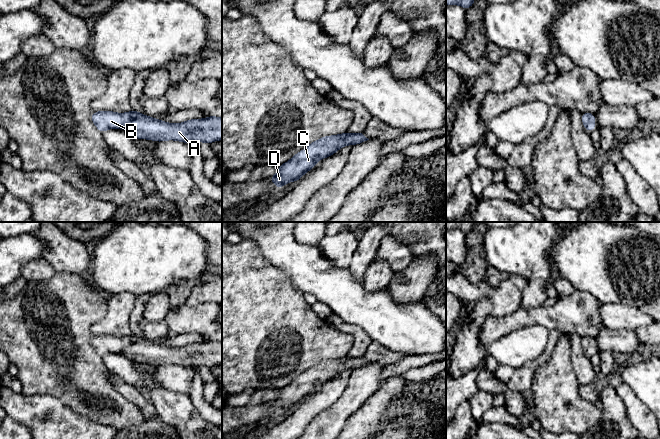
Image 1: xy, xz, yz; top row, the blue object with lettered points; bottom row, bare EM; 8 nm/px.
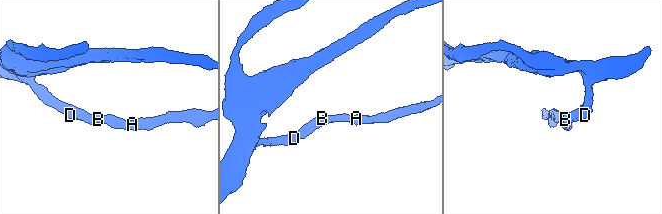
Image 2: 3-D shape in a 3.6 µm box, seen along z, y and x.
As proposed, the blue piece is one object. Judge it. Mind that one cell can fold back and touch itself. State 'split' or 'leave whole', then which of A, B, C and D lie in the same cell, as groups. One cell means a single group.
leave whole | A B C D

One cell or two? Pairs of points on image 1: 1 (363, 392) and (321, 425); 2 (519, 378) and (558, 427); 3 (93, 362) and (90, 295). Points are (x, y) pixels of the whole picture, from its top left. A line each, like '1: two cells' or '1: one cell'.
1: one cell
2: two cells
3: one cell

